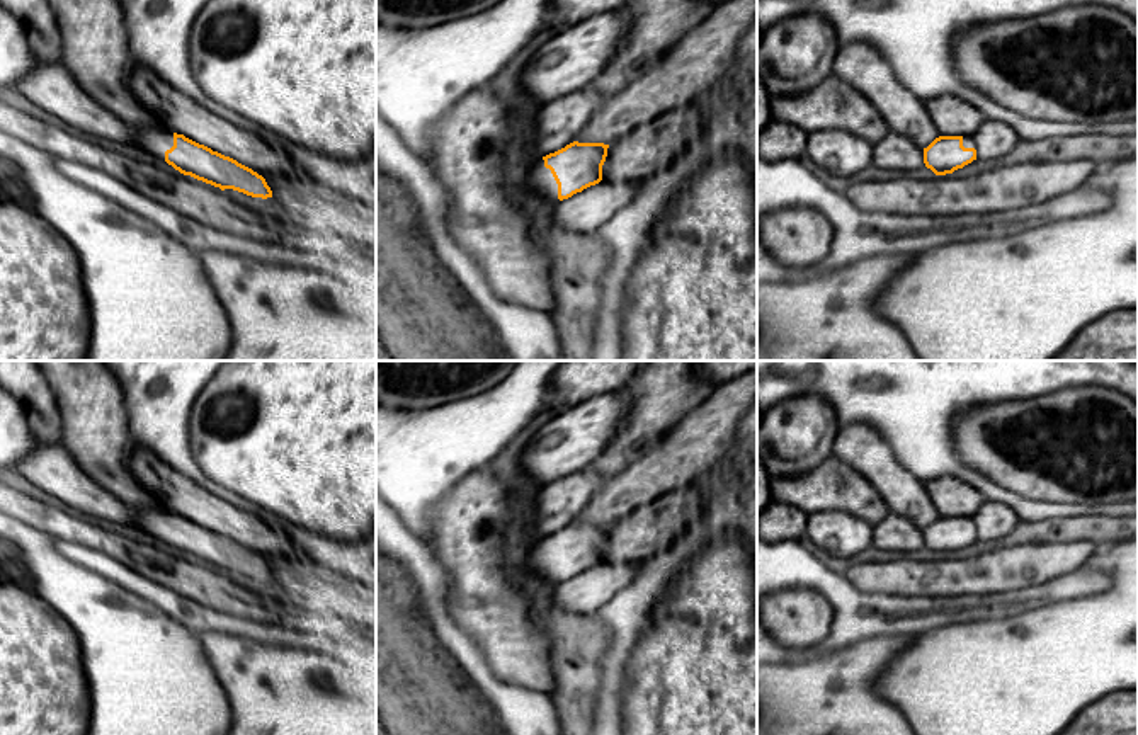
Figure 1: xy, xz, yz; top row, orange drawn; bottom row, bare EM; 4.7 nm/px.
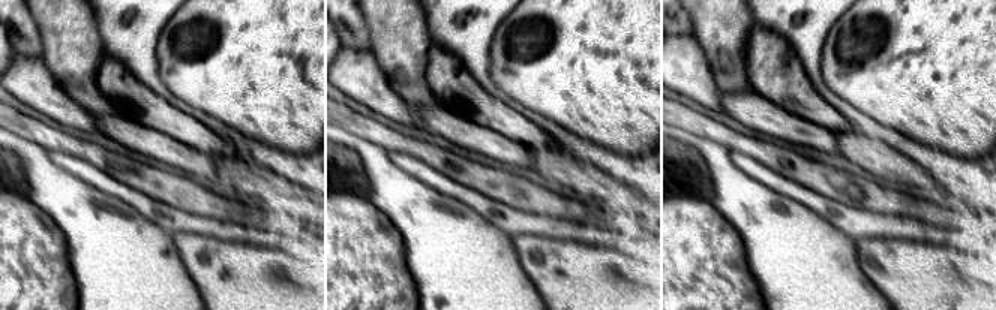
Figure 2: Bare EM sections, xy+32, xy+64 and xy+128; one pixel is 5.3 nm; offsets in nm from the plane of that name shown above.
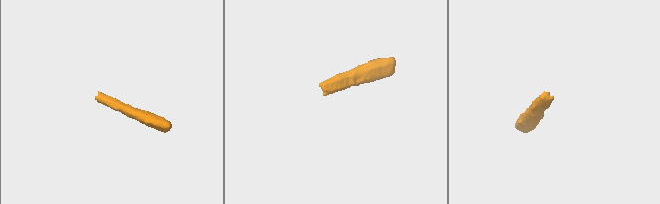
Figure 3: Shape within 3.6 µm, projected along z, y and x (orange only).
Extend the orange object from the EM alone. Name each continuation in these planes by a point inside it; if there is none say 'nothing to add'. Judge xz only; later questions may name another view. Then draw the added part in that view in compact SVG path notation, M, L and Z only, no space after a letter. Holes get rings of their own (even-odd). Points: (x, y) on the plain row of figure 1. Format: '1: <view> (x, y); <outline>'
1: xz (540, 562); M538 541L532 550L526 551L519 560L515 560L519 570L524 577L536 575L544 580L558 580L558 565L549 550L544 548L544 541Z

